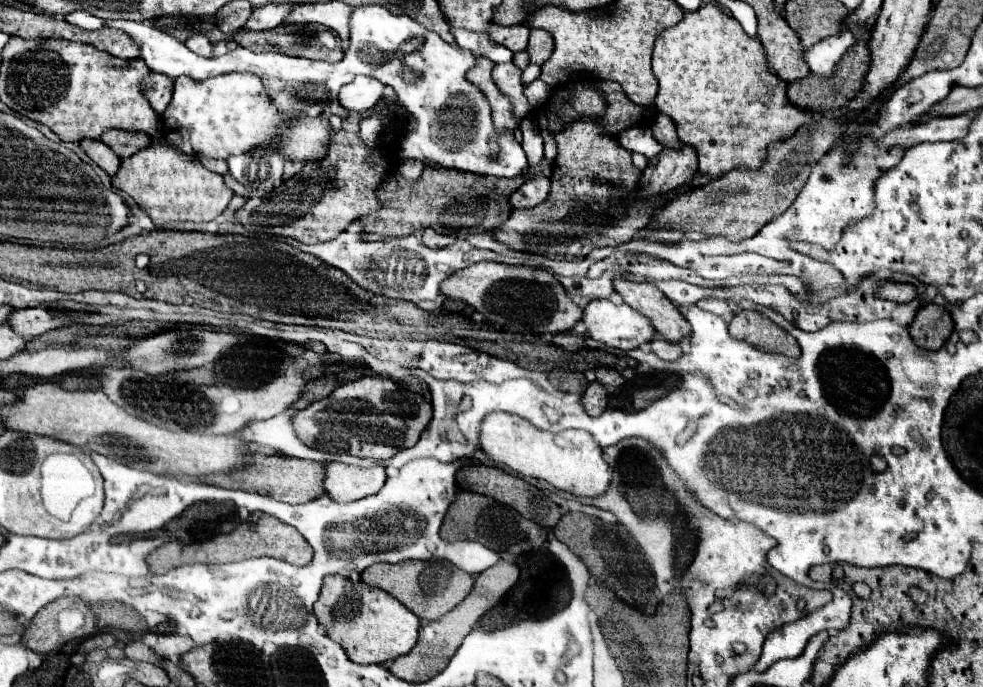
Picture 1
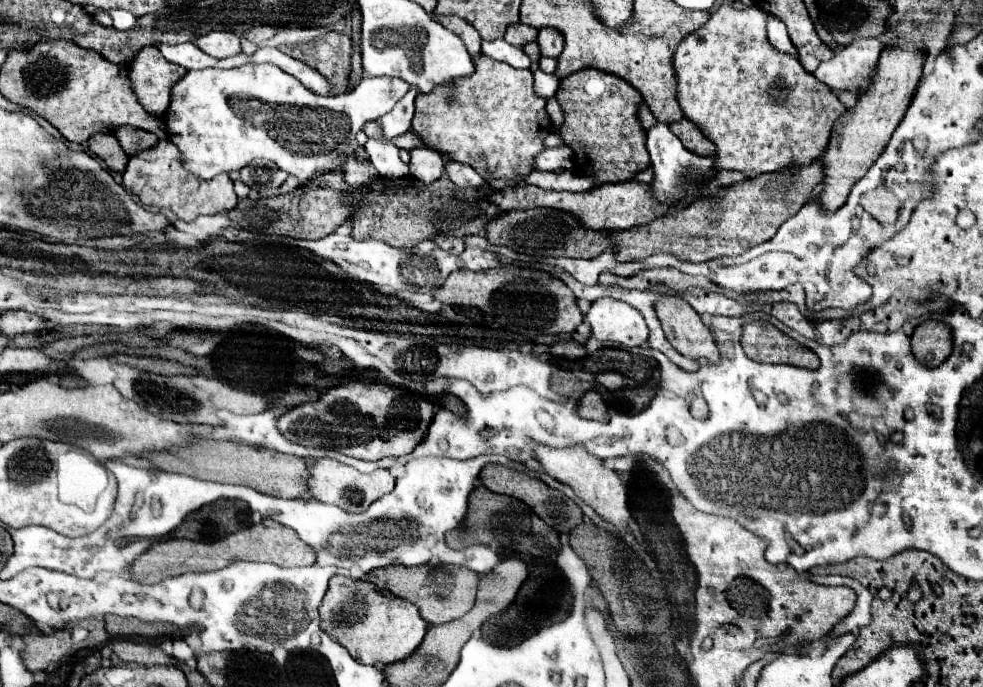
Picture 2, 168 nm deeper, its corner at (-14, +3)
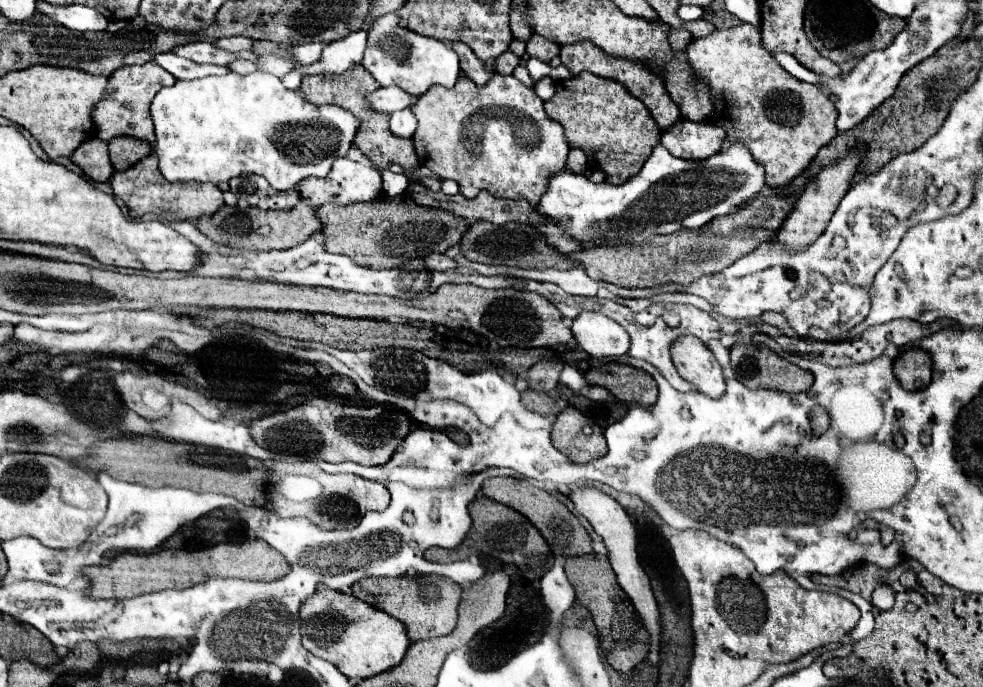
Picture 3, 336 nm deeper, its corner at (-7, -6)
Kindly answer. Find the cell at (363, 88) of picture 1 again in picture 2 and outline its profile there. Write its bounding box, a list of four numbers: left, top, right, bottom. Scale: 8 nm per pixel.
[163,63,409,181]

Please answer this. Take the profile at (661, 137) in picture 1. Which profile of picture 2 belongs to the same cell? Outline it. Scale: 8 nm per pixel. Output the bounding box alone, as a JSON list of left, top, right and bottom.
[669,117,717,157]

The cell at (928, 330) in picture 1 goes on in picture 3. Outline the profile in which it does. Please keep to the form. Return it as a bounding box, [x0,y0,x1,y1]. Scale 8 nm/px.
[894,348,932,390]

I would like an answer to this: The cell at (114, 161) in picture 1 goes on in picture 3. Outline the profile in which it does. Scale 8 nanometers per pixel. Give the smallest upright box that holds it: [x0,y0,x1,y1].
[72,138,114,182]

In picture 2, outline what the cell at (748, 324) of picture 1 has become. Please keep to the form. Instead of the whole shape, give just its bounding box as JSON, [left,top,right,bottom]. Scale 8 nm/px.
[741,321,819,369]

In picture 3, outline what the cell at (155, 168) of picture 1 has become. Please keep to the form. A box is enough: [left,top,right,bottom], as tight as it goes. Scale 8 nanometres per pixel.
[110,152,224,222]

